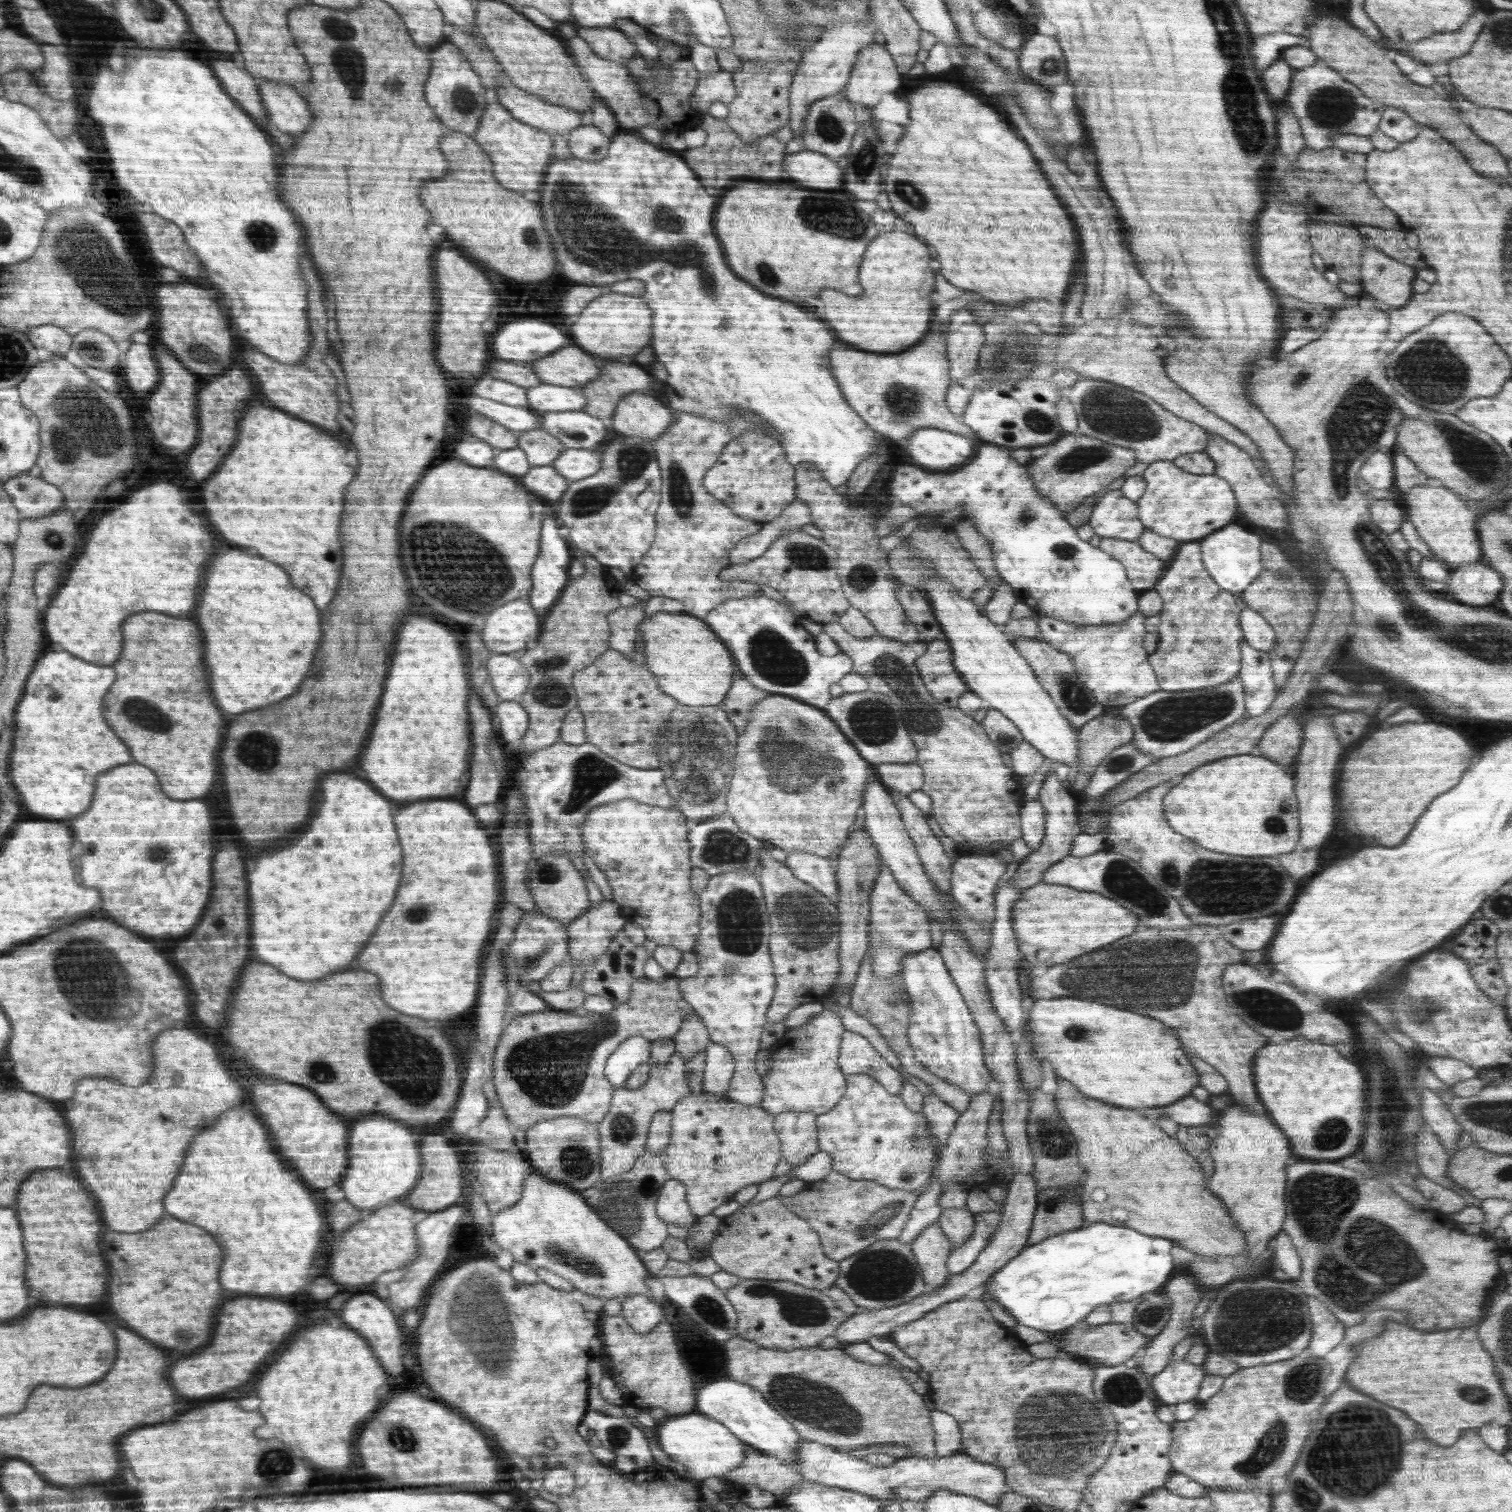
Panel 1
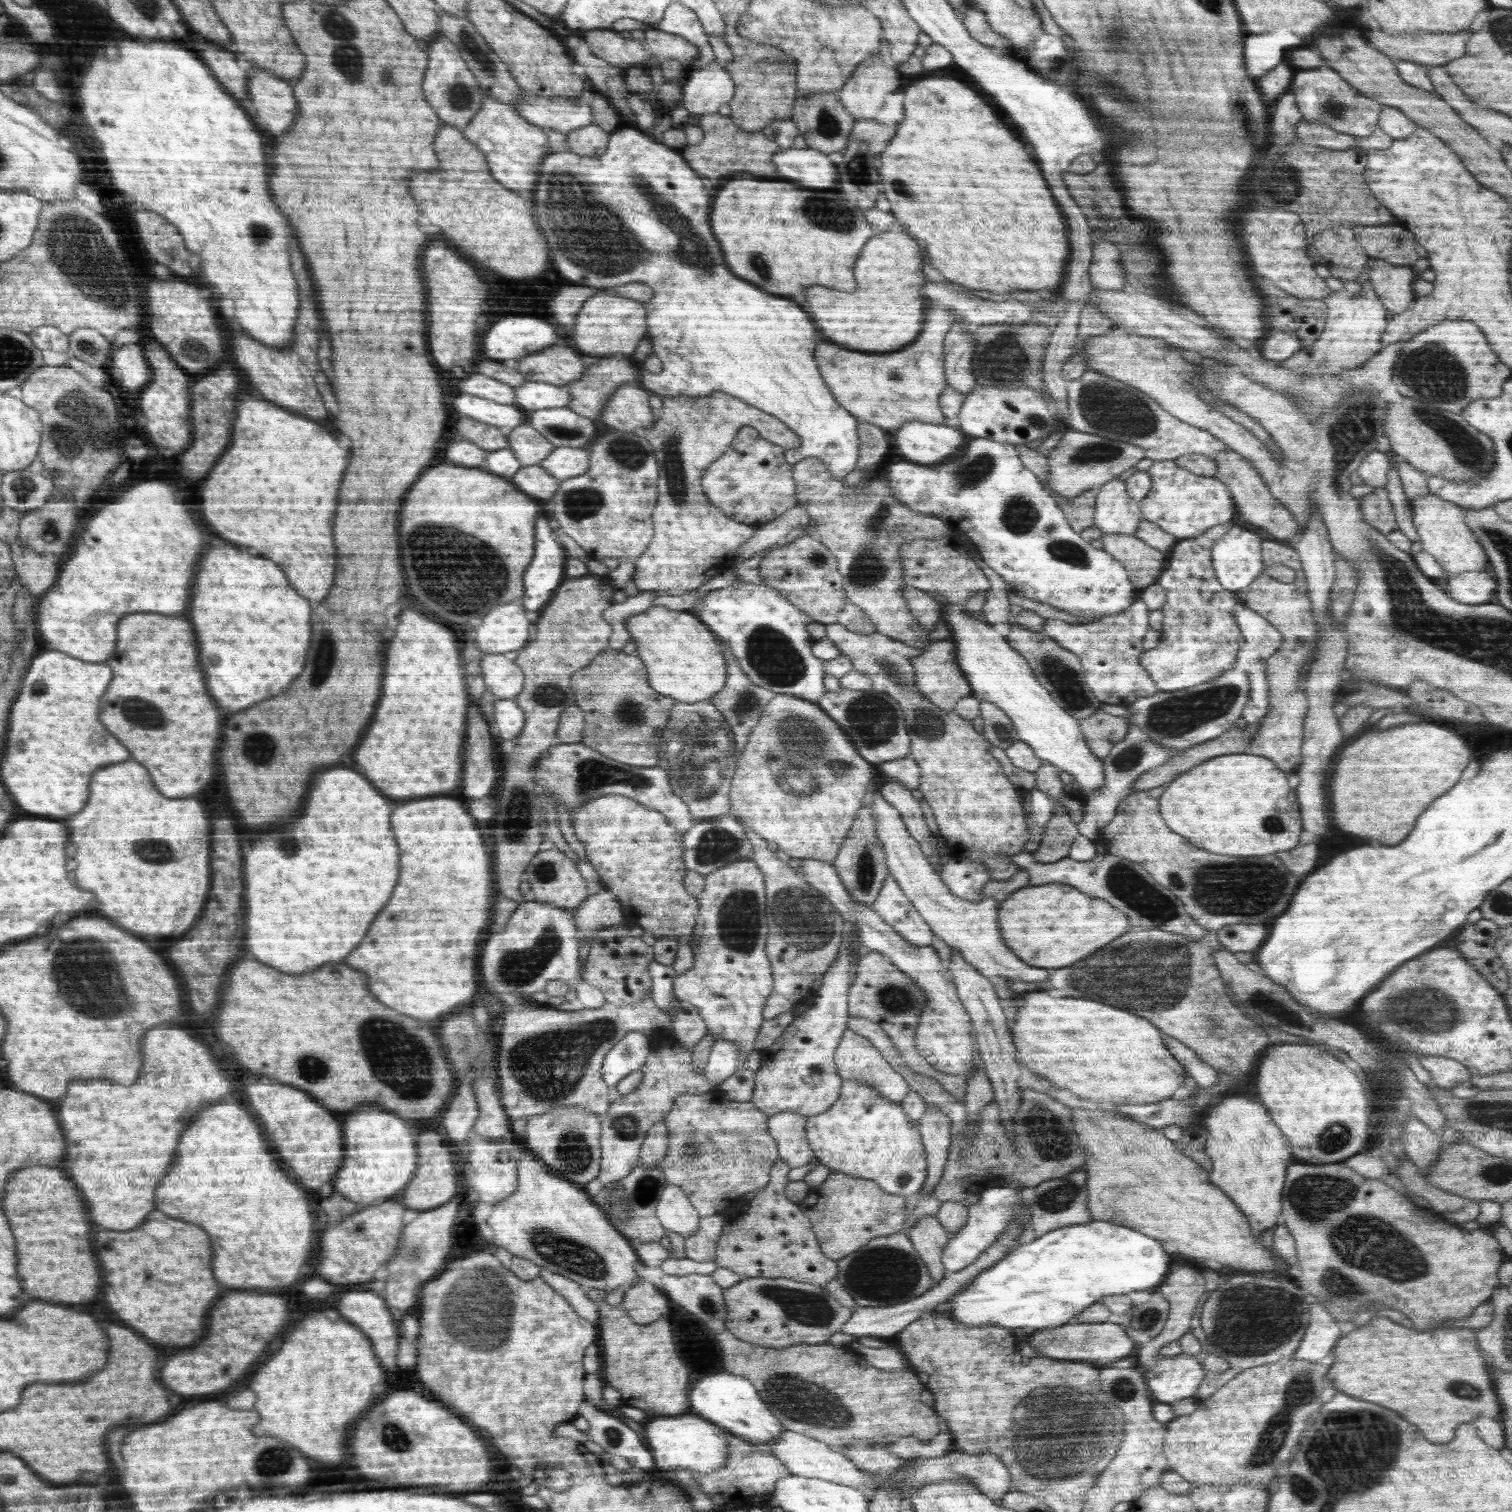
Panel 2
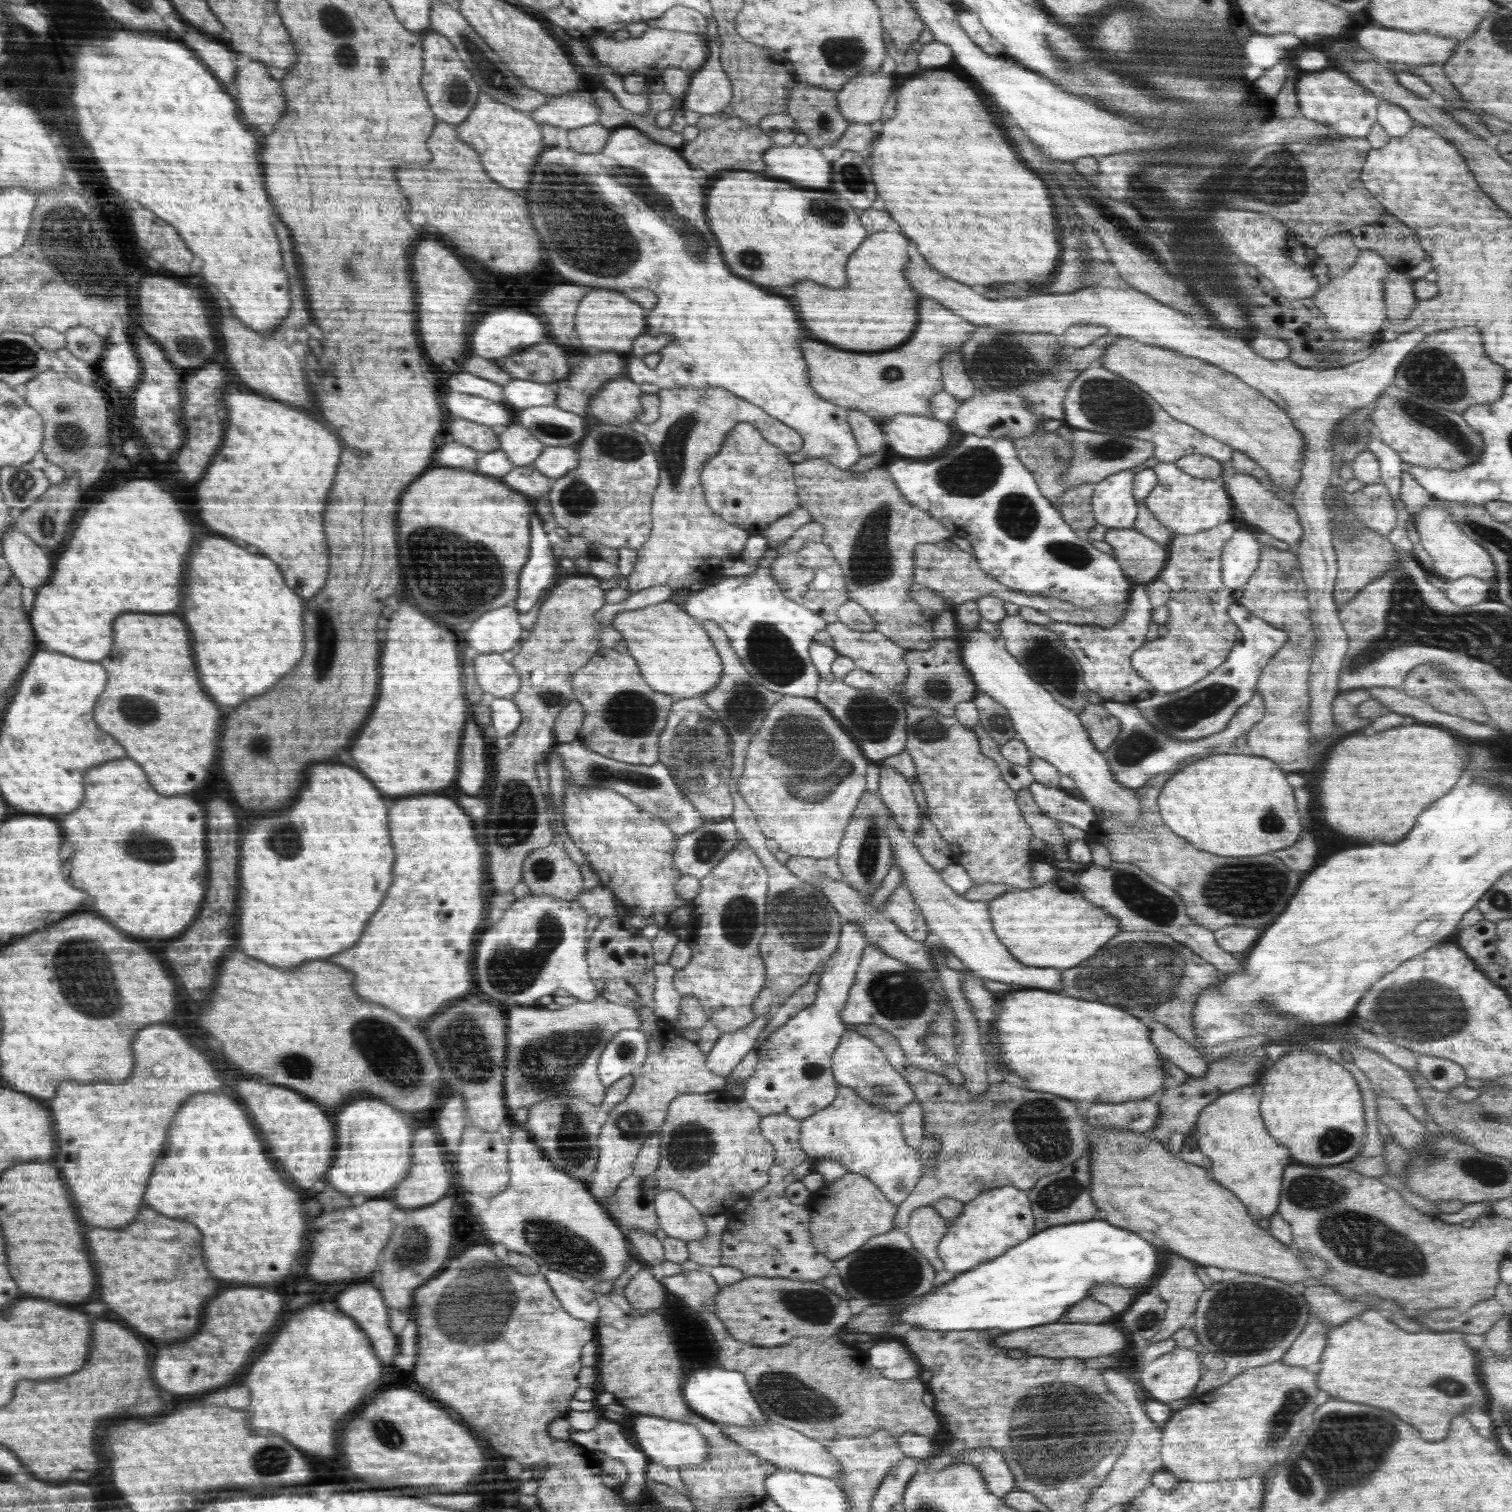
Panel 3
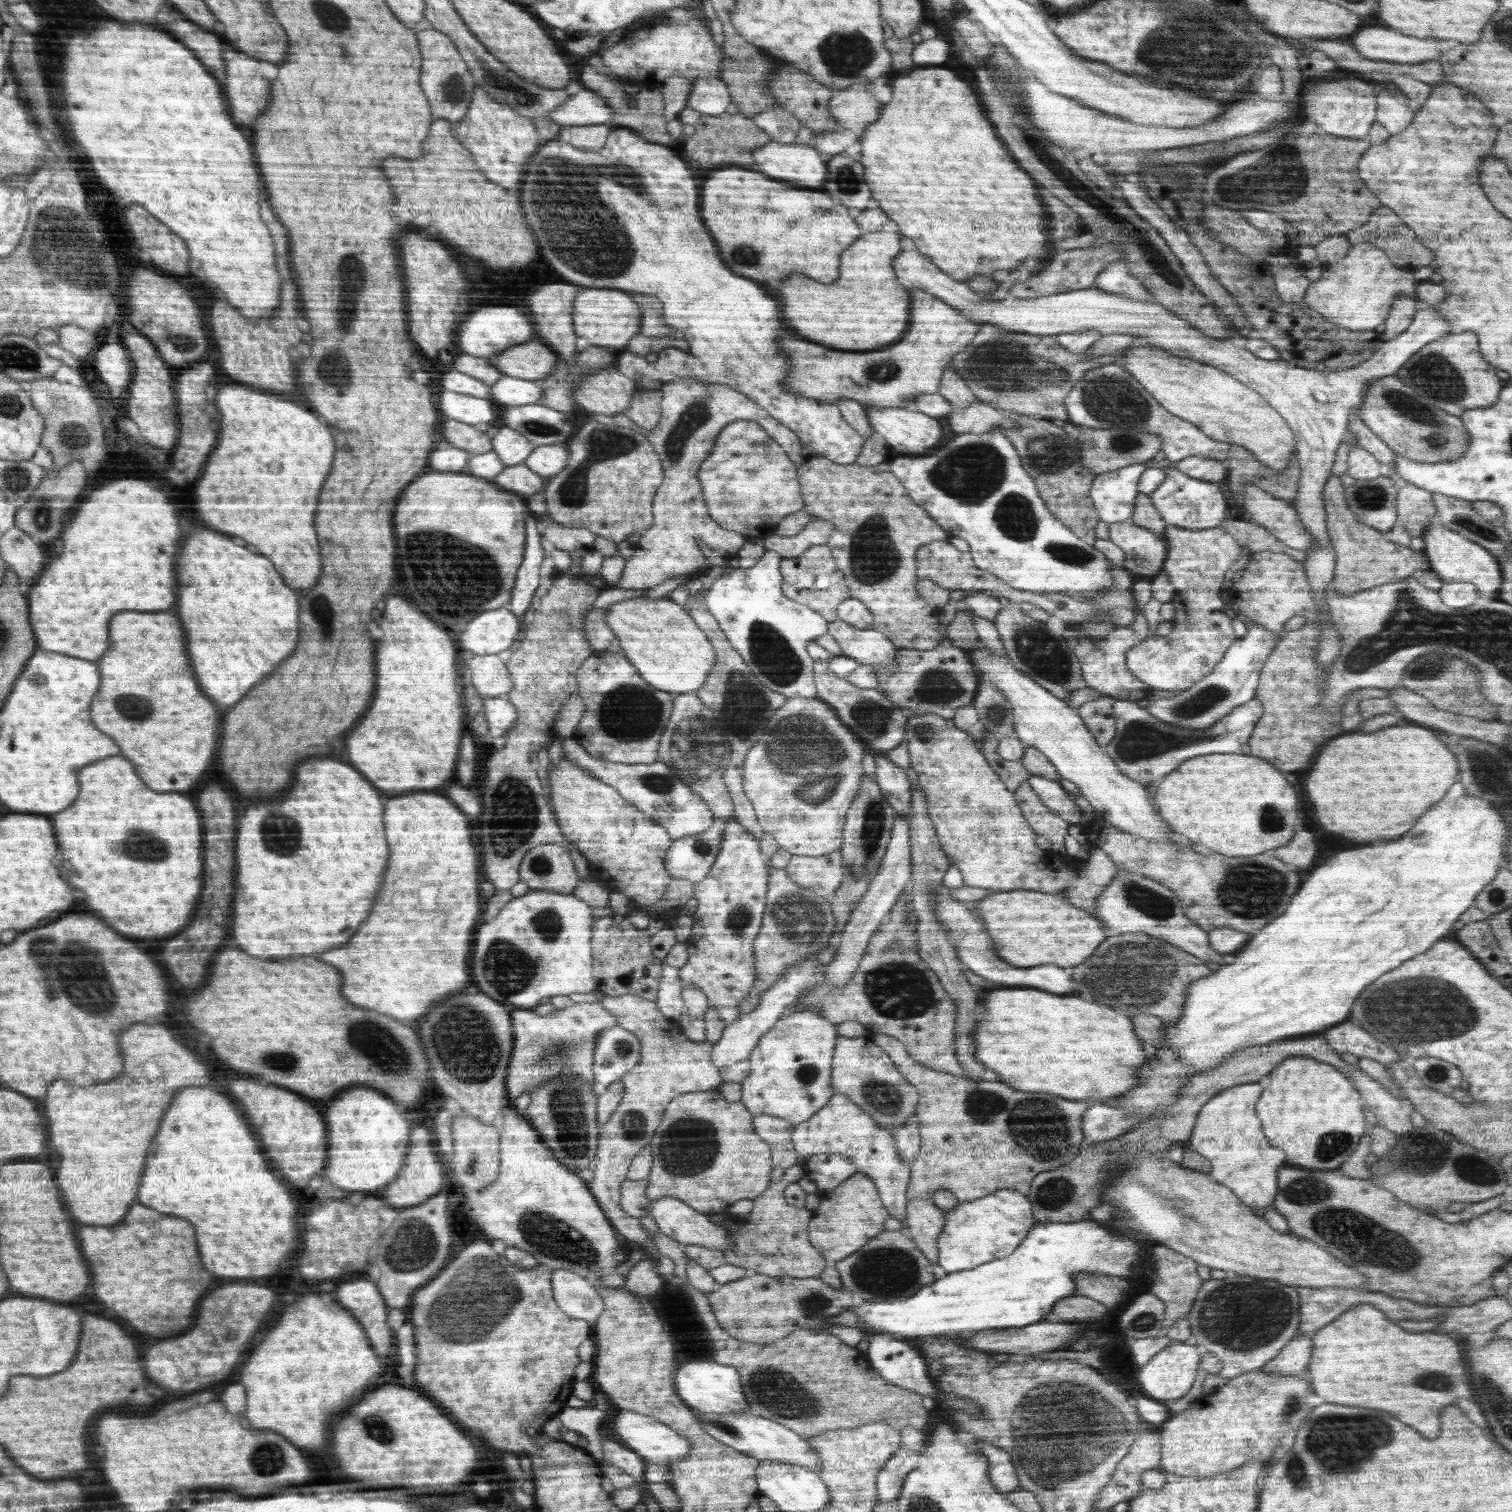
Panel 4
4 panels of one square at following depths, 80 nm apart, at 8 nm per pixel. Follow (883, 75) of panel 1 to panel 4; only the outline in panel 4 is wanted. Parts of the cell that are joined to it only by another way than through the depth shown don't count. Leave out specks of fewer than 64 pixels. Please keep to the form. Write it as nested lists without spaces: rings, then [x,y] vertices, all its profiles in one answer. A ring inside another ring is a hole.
[[[855,82],[849,88],[835,92],[828,104],[829,113],[837,122],[838,129],[852,130],[858,135],[870,122],[874,122],[880,114],[880,106],[884,106],[877,99],[872,99],[866,91],[866,85],[871,82]]]

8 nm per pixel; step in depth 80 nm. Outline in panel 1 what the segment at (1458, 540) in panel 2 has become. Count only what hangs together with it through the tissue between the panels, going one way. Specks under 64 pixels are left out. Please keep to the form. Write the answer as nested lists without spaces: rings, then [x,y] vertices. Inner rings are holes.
[[[1429,481],[1424,486],[1415,486],[1405,493],[1408,516],[1417,533],[1428,548],[1445,562],[1446,568],[1453,572],[1467,564],[1481,561],[1481,541],[1475,529],[1478,514],[1468,506],[1456,492],[1437,482]]]

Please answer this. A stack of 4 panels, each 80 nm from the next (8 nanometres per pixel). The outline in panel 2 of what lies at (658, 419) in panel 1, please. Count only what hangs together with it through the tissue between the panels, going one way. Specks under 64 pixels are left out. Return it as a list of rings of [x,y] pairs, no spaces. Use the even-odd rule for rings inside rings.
[[[622,384],[605,402],[598,420],[616,430],[634,433],[638,429],[647,429],[657,420],[653,414],[650,396],[645,388]]]

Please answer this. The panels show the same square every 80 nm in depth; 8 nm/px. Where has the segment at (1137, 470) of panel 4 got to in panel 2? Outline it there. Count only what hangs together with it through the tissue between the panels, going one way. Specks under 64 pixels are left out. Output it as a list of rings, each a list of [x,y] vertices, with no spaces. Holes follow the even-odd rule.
[[[1126,475],[1114,477],[1096,492],[1094,524],[1103,534],[1135,535],[1140,524],[1139,504],[1126,492]]]

